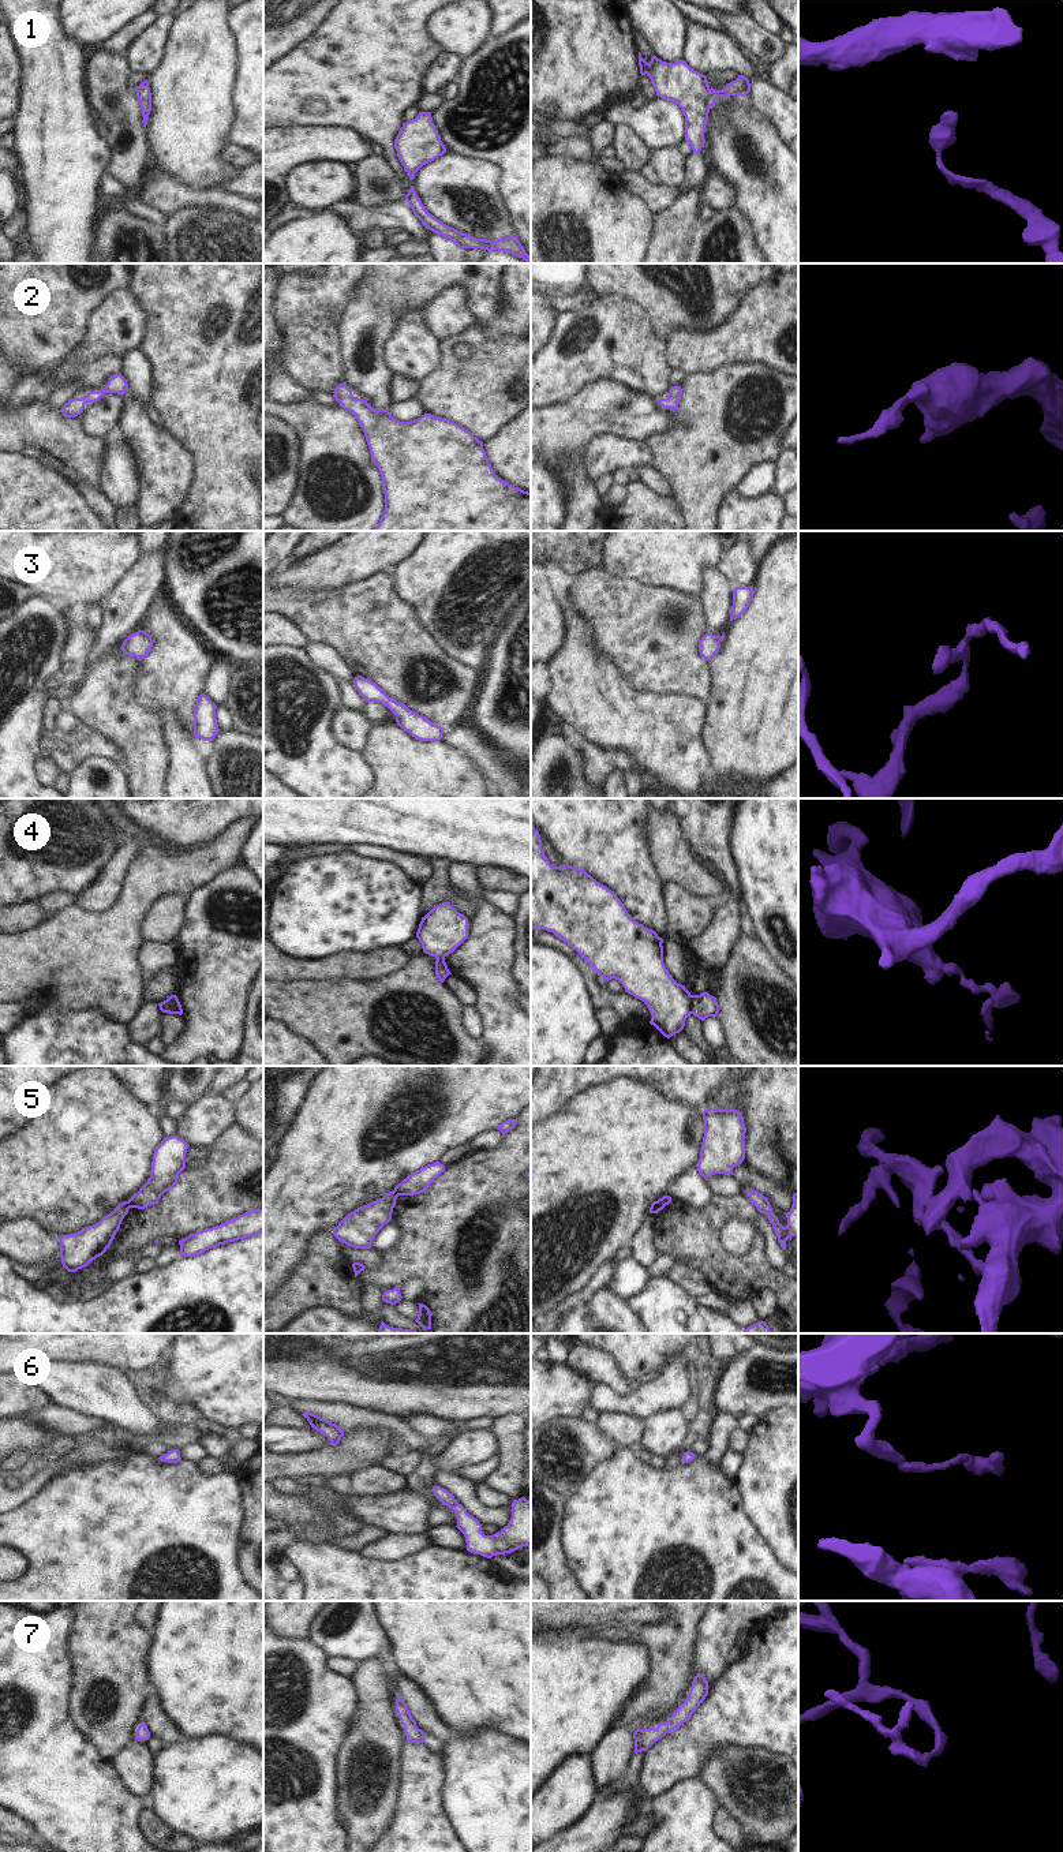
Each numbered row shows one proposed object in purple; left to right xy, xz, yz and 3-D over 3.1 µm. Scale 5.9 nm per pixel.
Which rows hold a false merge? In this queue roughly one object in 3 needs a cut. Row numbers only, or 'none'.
4, 5

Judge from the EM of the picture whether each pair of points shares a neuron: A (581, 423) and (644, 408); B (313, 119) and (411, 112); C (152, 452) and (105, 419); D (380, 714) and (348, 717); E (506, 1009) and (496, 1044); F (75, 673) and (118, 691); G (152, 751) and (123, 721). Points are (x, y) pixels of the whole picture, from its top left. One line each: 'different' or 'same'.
A: same
B: different
C: different
D: different
E: same
F: different
G: same

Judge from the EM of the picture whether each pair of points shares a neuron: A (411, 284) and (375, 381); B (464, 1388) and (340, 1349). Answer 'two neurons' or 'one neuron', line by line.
A: one neuron
B: one neuron

